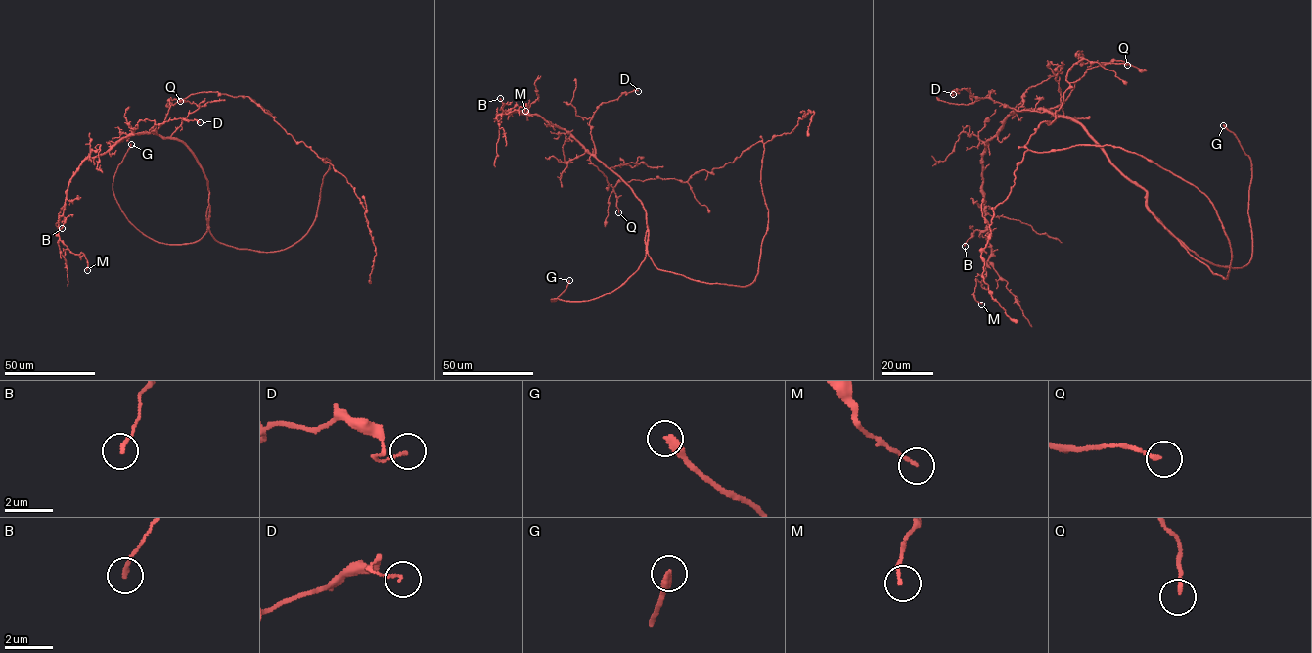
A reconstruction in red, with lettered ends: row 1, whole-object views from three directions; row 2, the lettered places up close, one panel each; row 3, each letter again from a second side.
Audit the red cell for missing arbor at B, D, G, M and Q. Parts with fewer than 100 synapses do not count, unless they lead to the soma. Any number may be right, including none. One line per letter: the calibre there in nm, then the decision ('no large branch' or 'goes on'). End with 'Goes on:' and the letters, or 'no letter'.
B: calibre 140 nm; no large branch
D: calibre 110 nm; no large branch
G: calibre 320 nm; no large branch
M: calibre 140 nm; no large branch
Q: calibre 150 nm; no large branch
Goes on: no letter

